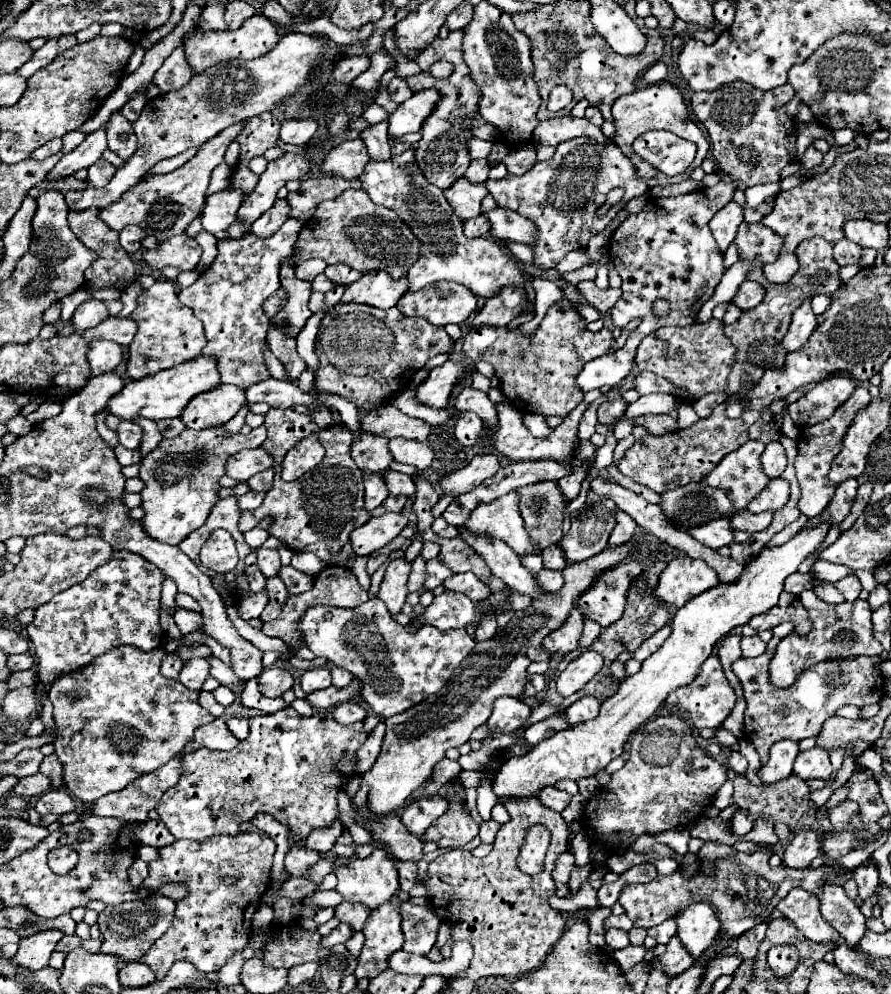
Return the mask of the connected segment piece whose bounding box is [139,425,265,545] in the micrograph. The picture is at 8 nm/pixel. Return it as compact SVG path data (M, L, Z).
M217 425L213 429L185 429L181 437L163 439L147 457L141 459L139 477L145 483L141 491L145 509L145 517L141 519L145 531L169 545L177 545L191 531L199 529L207 517L211 507L219 501L219 479L225 475L227 459L243 449L261 447L265 441L265 429L257 427L247 437L243 433L227 435L225 427Z

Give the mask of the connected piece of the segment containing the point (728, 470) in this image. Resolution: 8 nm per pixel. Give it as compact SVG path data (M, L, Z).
M749 439L739 449L727 453L717 469L713 469L705 483L711 487L721 487L733 501L735 509L741 511L747 503L769 485L769 477L763 473L759 457L765 451L765 445L757 439Z

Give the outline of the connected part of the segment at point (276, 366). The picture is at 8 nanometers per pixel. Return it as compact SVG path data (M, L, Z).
M265 349L264 357L265 364L269 369L271 377L282 381L287 381L298 386L298 380L291 380L287 377L283 364L275 357L275 355L273 355L273 353L269 349Z

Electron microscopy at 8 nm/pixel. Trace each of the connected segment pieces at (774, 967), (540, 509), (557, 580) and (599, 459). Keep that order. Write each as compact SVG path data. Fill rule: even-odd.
M775 945L769 949L769 967L777 977L787 977L797 967L797 947L795 945Z
M541 481L537 485L521 487L519 497L521 515L531 539L543 549L547 545L559 543L563 537L563 517L567 511L567 501L561 497L559 485L555 481Z
M543 569L537 573L539 581L543 587L547 587L547 591L559 591L563 587L563 573L561 571L553 571L553 569Z
M609 433L609 435L607 435L607 439L605 439L605 445L597 449L595 463L593 463L593 467L589 469L587 479L583 481L583 491L587 491L587 489L589 489L589 481L593 481L593 479L599 475L599 471L601 471L601 469L605 469L605 467L609 467L609 465L613 463L613 449L615 449L615 445L617 445L615 435L613 435L613 433Z

